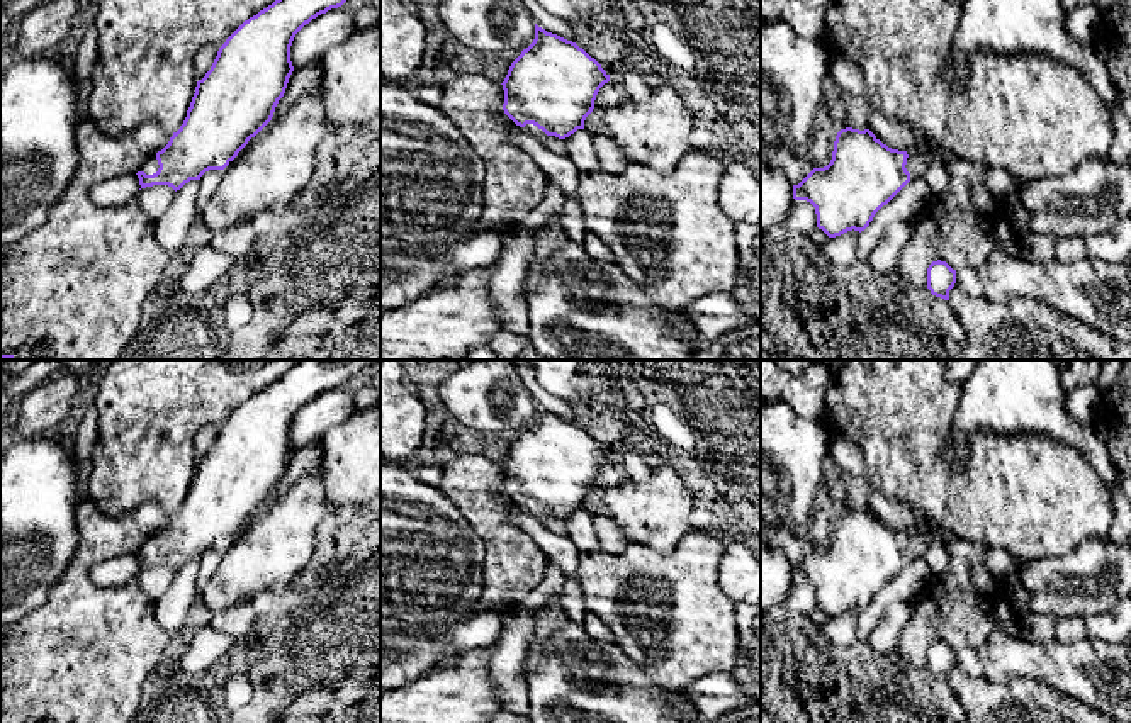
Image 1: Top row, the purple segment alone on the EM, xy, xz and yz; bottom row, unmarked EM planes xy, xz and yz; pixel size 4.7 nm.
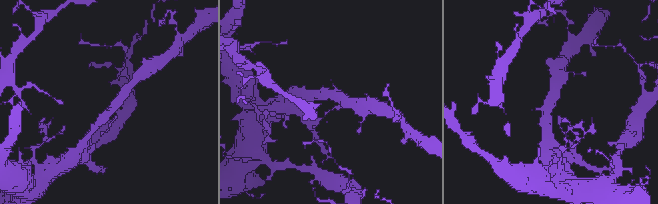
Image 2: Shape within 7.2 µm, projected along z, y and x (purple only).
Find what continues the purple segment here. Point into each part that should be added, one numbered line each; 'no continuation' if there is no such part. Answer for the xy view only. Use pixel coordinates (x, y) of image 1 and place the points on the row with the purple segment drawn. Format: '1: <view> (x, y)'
1: xy (150, 167)

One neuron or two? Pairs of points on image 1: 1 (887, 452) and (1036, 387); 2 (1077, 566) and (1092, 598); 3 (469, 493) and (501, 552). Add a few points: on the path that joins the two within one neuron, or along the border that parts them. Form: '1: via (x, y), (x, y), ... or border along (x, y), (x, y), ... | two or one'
1: border along (963, 384), (953, 426), (941, 450), (953, 464) | two
2: via (1085, 574), (1092, 589) | one
3: via (484, 508), (501, 537) | one

